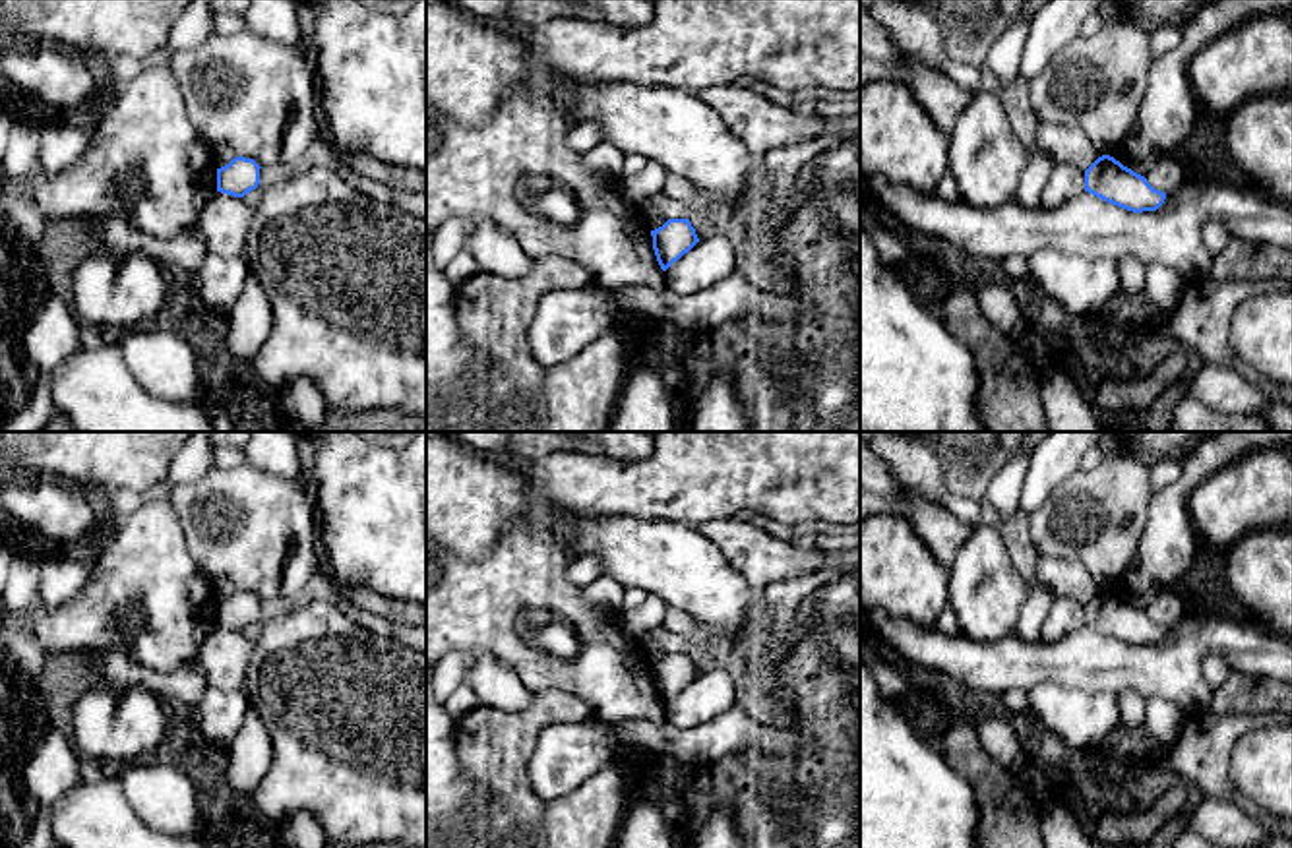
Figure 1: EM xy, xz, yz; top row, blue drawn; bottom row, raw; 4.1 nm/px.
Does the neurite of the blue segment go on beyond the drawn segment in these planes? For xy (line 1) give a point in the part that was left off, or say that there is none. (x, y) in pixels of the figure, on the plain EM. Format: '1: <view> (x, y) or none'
1: none

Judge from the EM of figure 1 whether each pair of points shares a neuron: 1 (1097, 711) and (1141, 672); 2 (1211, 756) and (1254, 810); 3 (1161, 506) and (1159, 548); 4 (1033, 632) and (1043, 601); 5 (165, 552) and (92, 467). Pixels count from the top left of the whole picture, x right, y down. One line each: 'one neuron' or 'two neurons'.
1: two neurons
2: one neuron
3: one neuron
4: one neuron
5: two neurons

